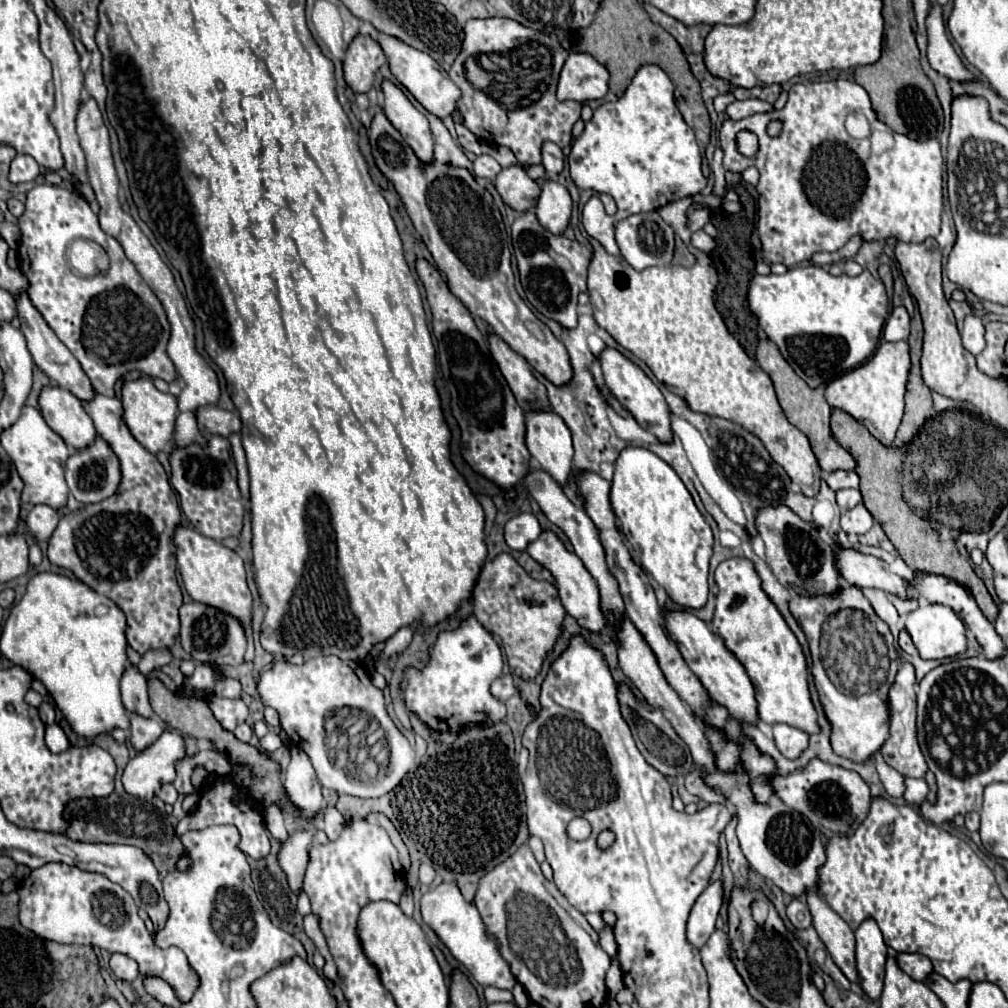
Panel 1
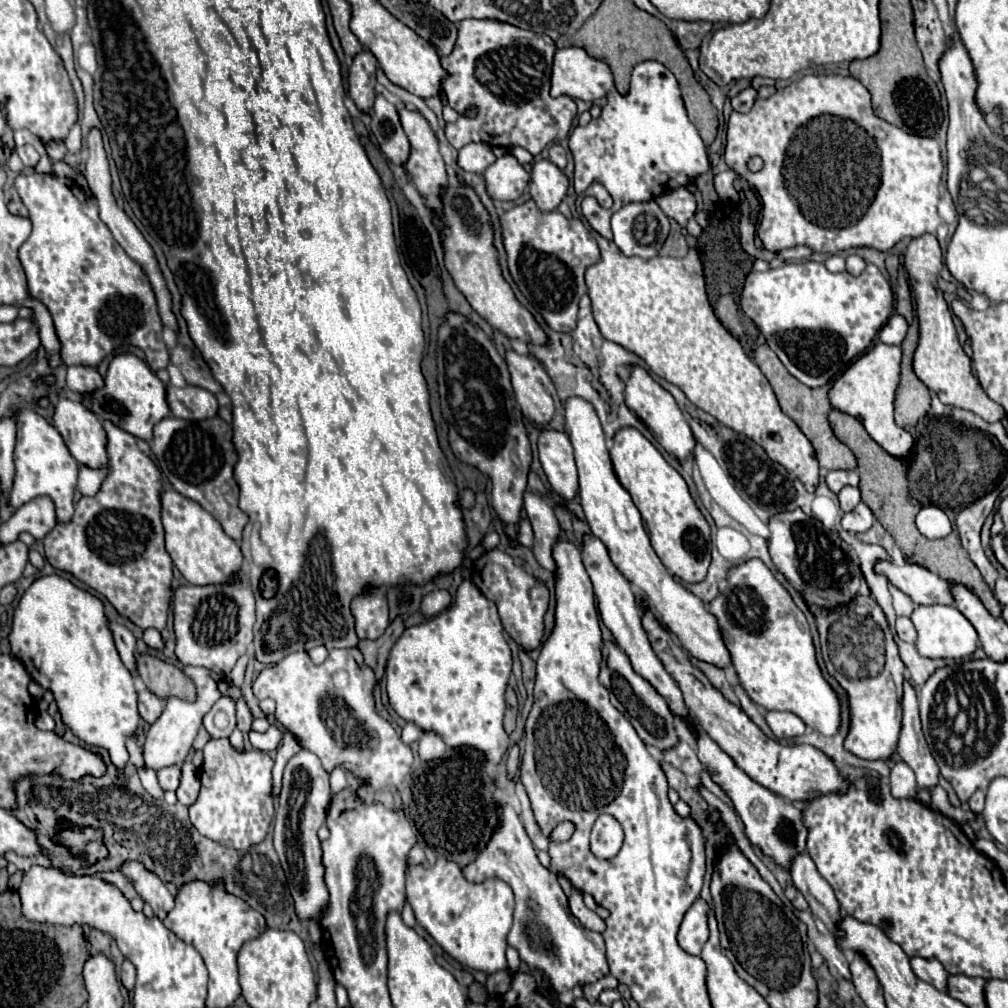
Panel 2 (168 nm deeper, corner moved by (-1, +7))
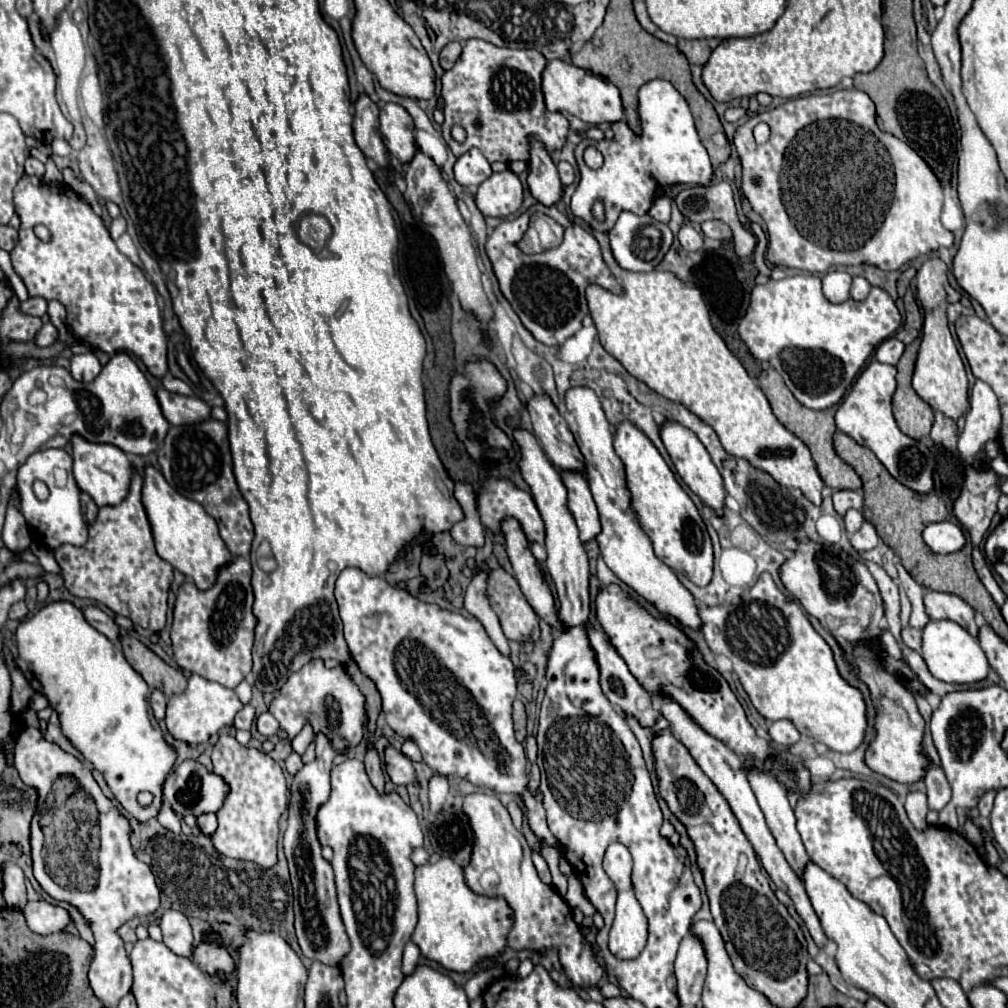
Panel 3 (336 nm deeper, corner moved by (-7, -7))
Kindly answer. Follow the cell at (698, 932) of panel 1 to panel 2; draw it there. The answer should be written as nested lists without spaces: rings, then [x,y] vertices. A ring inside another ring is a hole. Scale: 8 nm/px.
[[[696,900],[690,910],[684,914],[684,920],[678,930],[678,944],[682,950],[686,950],[692,956],[698,956],[702,952],[704,942],[708,940],[708,904],[704,900]]]

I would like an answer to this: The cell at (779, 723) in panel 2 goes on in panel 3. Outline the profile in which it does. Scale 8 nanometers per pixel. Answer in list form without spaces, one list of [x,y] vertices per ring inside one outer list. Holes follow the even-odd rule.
[[[790,720],[772,722],[768,726],[768,734],[776,744],[780,744],[784,748],[788,748],[788,746],[792,746],[792,744],[796,744],[800,740],[800,732],[794,728],[794,724]]]

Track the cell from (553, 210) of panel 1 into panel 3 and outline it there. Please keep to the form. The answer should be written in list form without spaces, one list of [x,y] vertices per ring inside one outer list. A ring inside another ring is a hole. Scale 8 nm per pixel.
[[[530,144],[530,162],[528,162],[528,188],[532,196],[544,204],[546,208],[554,206],[562,200],[562,182],[558,178],[556,166],[550,154],[544,150],[542,144]]]

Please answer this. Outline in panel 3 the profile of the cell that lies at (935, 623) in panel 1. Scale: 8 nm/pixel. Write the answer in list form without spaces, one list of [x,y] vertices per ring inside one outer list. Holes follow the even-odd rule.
[[[930,620],[922,630],[922,658],[932,676],[944,682],[972,684],[988,676],[986,654],[980,648],[978,640],[970,636],[962,626],[952,620]]]

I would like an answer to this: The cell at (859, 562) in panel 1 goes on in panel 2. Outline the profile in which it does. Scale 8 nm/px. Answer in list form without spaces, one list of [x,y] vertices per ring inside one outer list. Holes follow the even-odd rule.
[[[880,560],[876,564],[876,572],[884,574],[896,588],[908,594],[916,604],[952,604],[954,602],[950,584],[944,578],[932,574],[930,570],[918,564],[894,566],[892,562]]]

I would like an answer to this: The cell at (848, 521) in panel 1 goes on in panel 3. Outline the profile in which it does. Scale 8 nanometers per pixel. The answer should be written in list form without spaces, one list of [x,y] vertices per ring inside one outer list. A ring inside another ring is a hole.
[[[864,522],[862,528],[850,536],[850,544],[858,550],[858,552],[864,552],[864,550],[872,550],[880,544],[880,536],[876,532],[876,528],[870,524],[870,522]]]

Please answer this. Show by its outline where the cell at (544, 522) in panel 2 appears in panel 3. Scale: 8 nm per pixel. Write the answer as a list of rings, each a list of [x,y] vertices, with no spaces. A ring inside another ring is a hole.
[[[490,478],[478,494],[478,508],[482,524],[488,526],[492,532],[500,532],[500,520],[504,516],[514,516],[520,520],[526,538],[544,546],[546,528],[534,498],[526,490],[516,488],[510,480]]]

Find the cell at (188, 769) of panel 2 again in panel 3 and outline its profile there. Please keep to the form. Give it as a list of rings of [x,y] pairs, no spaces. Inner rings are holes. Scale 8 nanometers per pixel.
[[[208,812],[208,814],[200,814],[198,818],[196,818],[196,822],[198,822],[198,828],[206,834],[206,836],[210,836],[214,830],[216,830],[216,814],[212,814],[212,812]]]

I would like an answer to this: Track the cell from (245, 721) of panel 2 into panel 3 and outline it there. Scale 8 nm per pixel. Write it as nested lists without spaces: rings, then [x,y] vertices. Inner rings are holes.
[[[246,704],[238,714],[236,714],[236,720],[234,720],[234,728],[236,730],[250,730],[252,722],[254,722],[256,714],[254,714],[254,708],[250,704]]]

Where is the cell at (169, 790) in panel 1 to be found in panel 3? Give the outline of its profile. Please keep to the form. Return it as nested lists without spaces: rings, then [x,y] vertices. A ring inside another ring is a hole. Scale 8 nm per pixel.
[[[184,760],[164,782],[164,800],[178,816],[218,812],[226,798],[226,784],[202,764]]]

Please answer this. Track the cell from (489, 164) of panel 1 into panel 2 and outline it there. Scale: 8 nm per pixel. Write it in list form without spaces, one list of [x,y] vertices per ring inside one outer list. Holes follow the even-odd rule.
[[[470,142],[458,150],[458,166],[466,172],[482,174],[494,160],[492,148],[484,142]]]

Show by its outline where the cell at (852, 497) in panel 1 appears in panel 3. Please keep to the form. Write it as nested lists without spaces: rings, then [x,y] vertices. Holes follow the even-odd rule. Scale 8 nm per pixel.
[[[848,510],[846,514],[844,514],[844,526],[846,526],[846,532],[848,534],[854,534],[860,526],[862,526],[862,522],[864,522],[864,516],[862,516],[862,512],[860,510]]]

